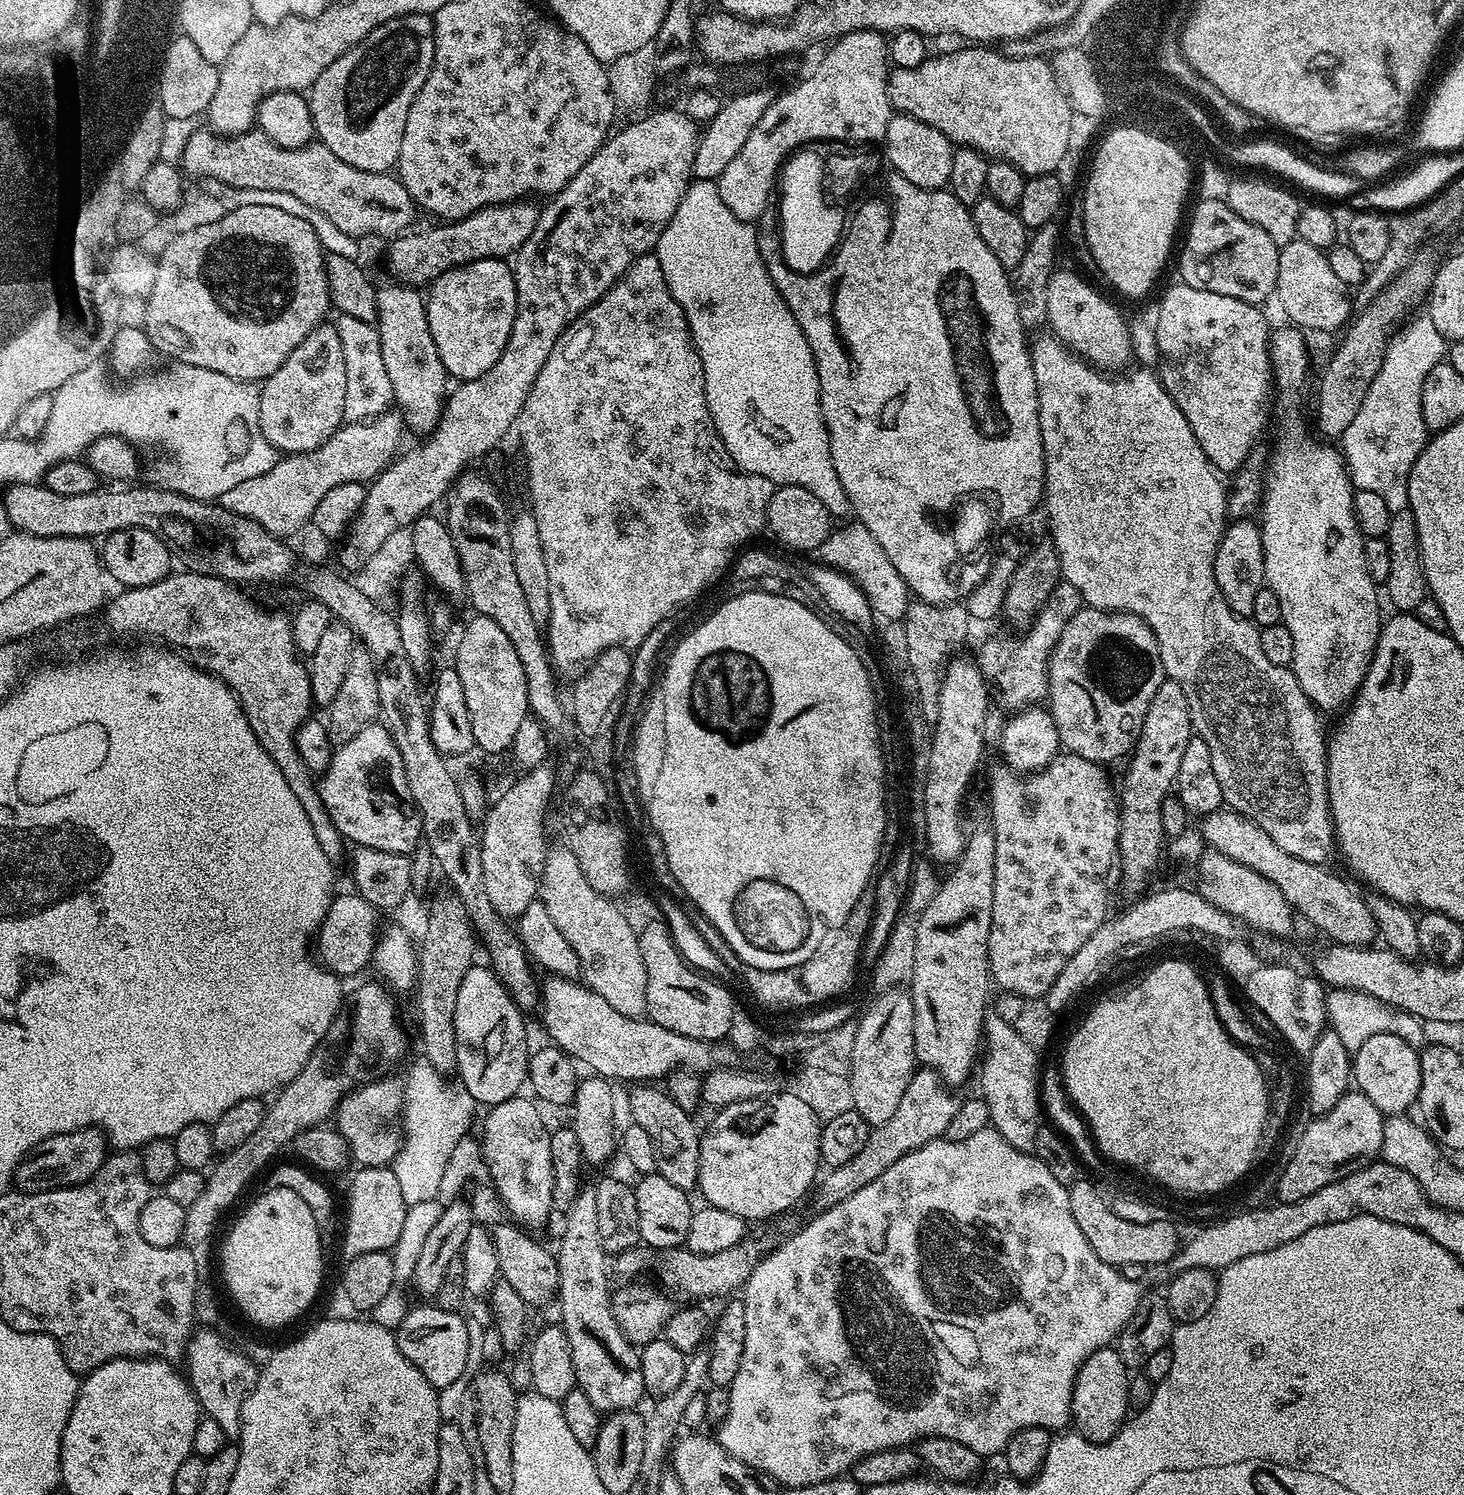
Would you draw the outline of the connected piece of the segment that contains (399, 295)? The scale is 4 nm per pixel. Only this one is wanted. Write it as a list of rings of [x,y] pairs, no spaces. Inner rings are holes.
[[[390,284],[386,289],[379,289],[376,327],[393,403],[397,406],[401,421],[414,433],[428,436],[436,428],[444,409],[448,375],[442,358],[438,358],[438,346],[434,346],[434,338],[430,334],[427,303],[417,292],[417,289],[401,284]]]

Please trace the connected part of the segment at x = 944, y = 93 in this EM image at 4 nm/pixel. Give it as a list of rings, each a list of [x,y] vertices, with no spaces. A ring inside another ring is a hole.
[[[960,46],[957,52],[944,52],[941,56],[936,54],[929,55],[918,66],[910,66],[909,68],[893,67],[888,74],[888,97],[892,103],[893,109],[897,113],[907,114],[918,118],[922,122],[926,122],[926,126],[934,126],[934,130],[938,130],[950,141],[953,146],[962,148],[972,148],[985,158],[991,158],[996,162],[1012,164],[1019,172],[1024,173],[1025,177],[1030,176],[1046,176],[1057,171],[1056,167],[1064,160],[1064,155],[1070,152],[1068,146],[1069,131],[1071,124],[1072,110],[1068,105],[1067,98],[1064,96],[1063,89],[1056,84],[1055,78],[1052,76],[1052,68],[1047,59],[1040,56],[1006,56],[1003,51],[996,50],[991,52],[988,46]]]

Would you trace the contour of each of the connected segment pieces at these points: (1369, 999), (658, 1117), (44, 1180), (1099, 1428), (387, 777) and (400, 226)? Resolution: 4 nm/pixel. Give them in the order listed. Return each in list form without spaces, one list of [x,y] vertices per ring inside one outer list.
[[[1329,987],[1324,998],[1324,1014],[1330,1031],[1338,1036],[1350,1054],[1362,1050],[1362,1045],[1374,1038],[1374,1034],[1394,1034],[1413,1046],[1423,1045],[1426,1040],[1425,1025],[1417,1017],[1383,1004],[1378,998],[1357,988]]]
[[[640,1082],[628,1096],[628,1112],[631,1123],[642,1126],[646,1134],[650,1134],[650,1142],[654,1142],[656,1155],[656,1171],[662,1178],[674,1182],[684,1192],[691,1193],[697,1187],[698,1166],[700,1165],[701,1129],[696,1129],[693,1113],[682,1110],[674,1102],[665,1089],[653,1086],[648,1082]]]
[[[79,1128],[66,1134],[54,1134],[26,1153],[12,1175],[12,1184],[15,1191],[30,1194],[78,1186],[100,1169],[105,1155],[106,1137],[99,1128]]]
[[[1109,1346],[1090,1354],[1078,1370],[1078,1378],[1072,1391],[1072,1419],[1075,1431],[1091,1444],[1105,1444],[1118,1434],[1118,1430],[1129,1419],[1127,1390],[1130,1370],[1122,1362],[1115,1347]]]
[[[373,722],[358,731],[354,738],[339,745],[333,751],[328,771],[323,773],[319,781],[322,802],[326,802],[326,810],[330,810],[330,818],[344,835],[345,841],[355,843],[361,848],[411,854],[424,835],[422,818],[414,798],[410,794],[410,786],[406,782],[406,770],[402,766],[402,754],[398,754],[398,746],[394,746],[394,738],[383,723]]]
[[[199,130],[190,136],[182,164],[196,178],[209,176],[232,187],[292,194],[328,218],[342,234],[355,238],[395,238],[413,227],[412,219],[418,213],[418,205],[395,175],[358,170],[358,166],[342,162],[334,150],[319,142],[305,144],[303,148],[280,148],[259,130],[227,138],[217,138],[211,131]]]

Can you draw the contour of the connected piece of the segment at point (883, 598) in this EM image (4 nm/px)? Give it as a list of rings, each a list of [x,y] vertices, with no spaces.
[[[851,523],[844,524],[841,528],[840,525],[833,527],[826,542],[822,542],[822,546],[816,548],[815,559],[820,559],[817,561],[825,568],[833,568],[835,572],[849,576],[862,590],[862,594],[866,594],[873,613],[879,619],[881,616],[881,621],[903,621],[910,603],[908,584],[902,578],[902,574],[894,570],[894,562],[890,562],[890,557],[886,555],[886,550],[882,550],[878,538],[874,538],[874,534],[870,534],[870,530],[866,530],[864,524]]]

